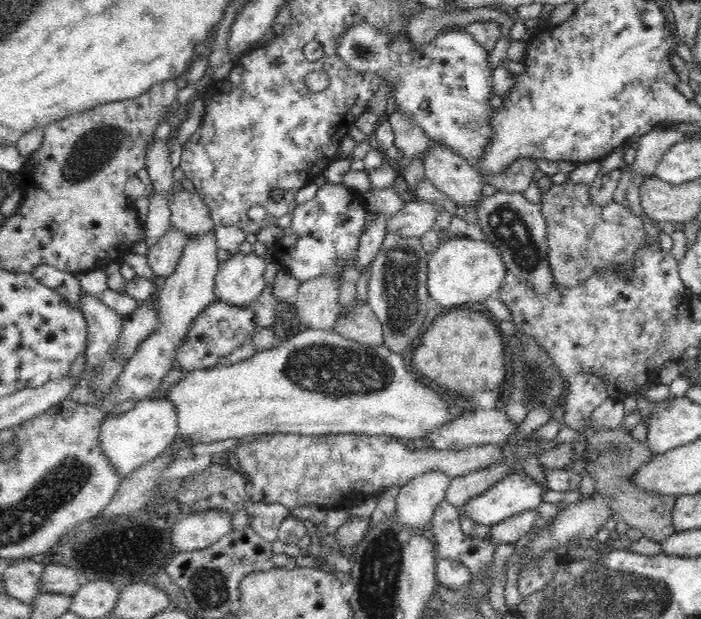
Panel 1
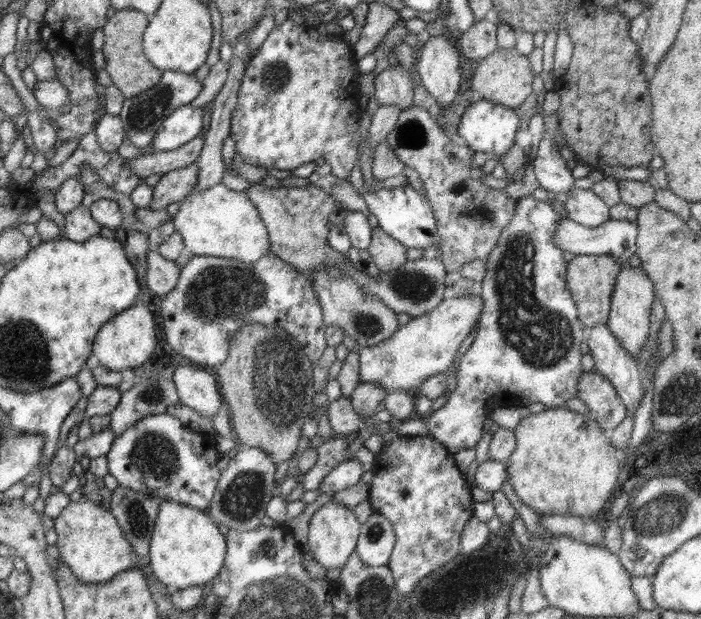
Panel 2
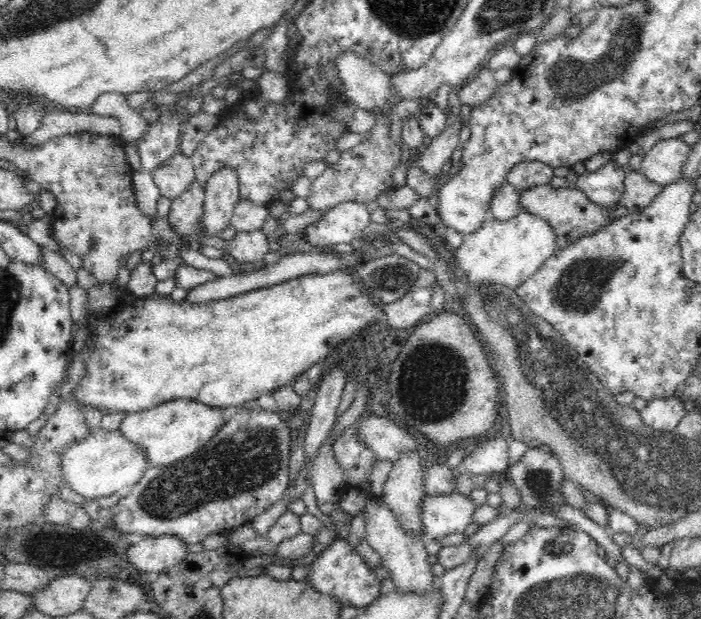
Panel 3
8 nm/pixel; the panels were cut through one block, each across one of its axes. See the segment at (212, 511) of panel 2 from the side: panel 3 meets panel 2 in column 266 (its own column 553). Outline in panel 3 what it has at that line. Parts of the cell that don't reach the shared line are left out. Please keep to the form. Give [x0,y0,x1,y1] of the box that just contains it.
[508,448,566,516]

